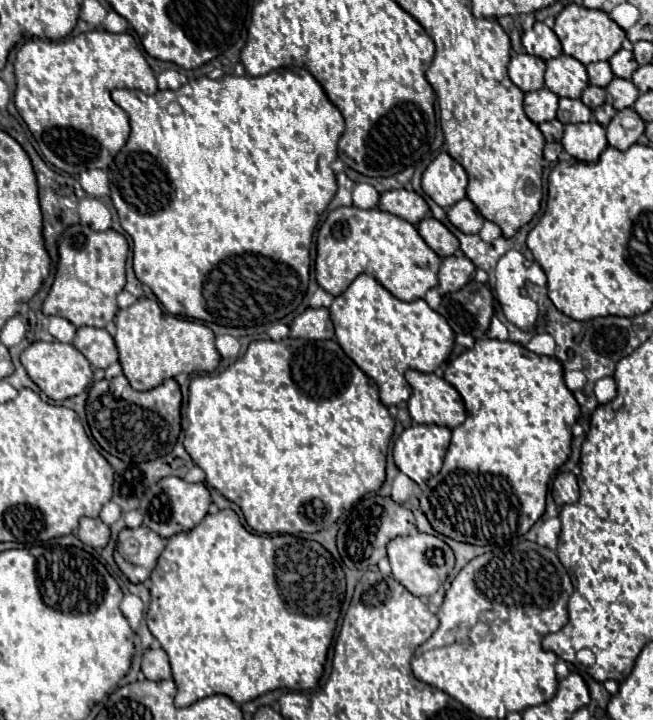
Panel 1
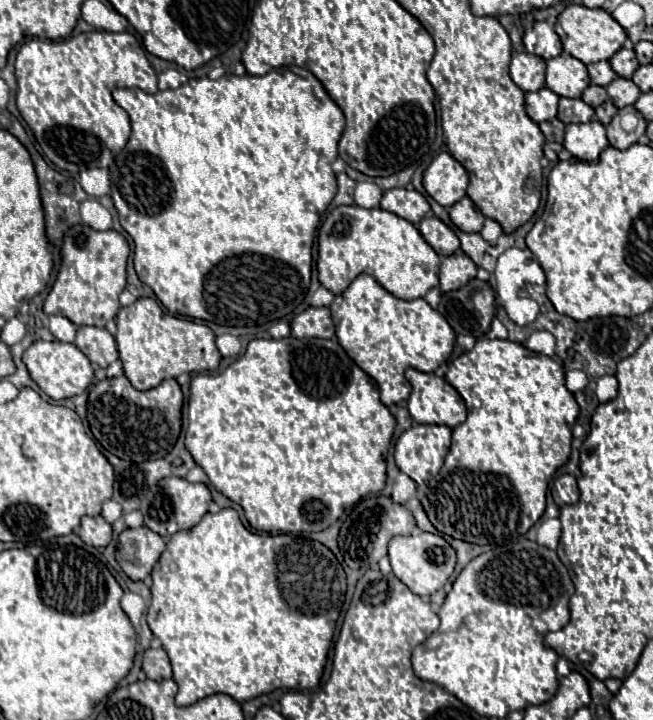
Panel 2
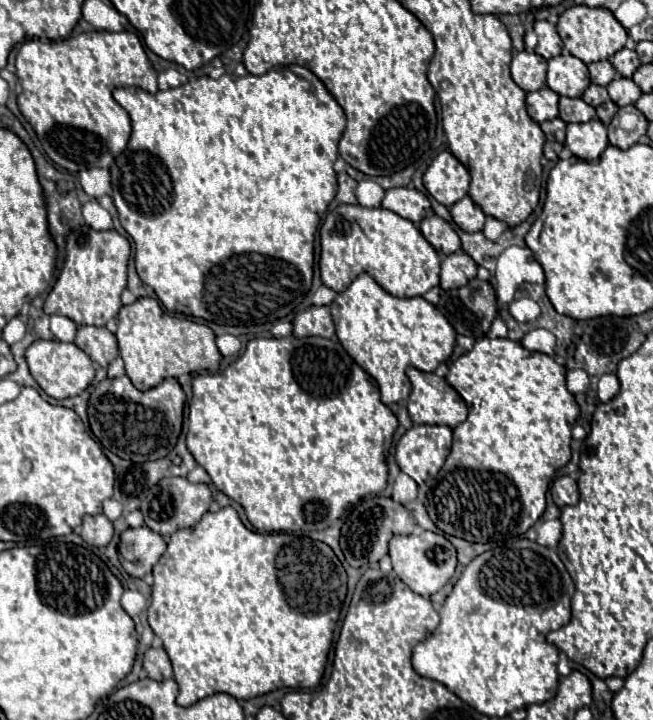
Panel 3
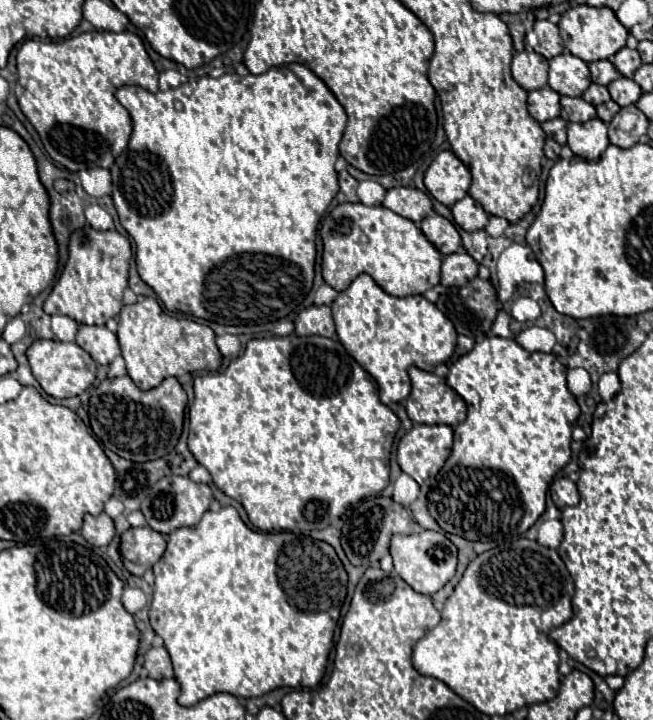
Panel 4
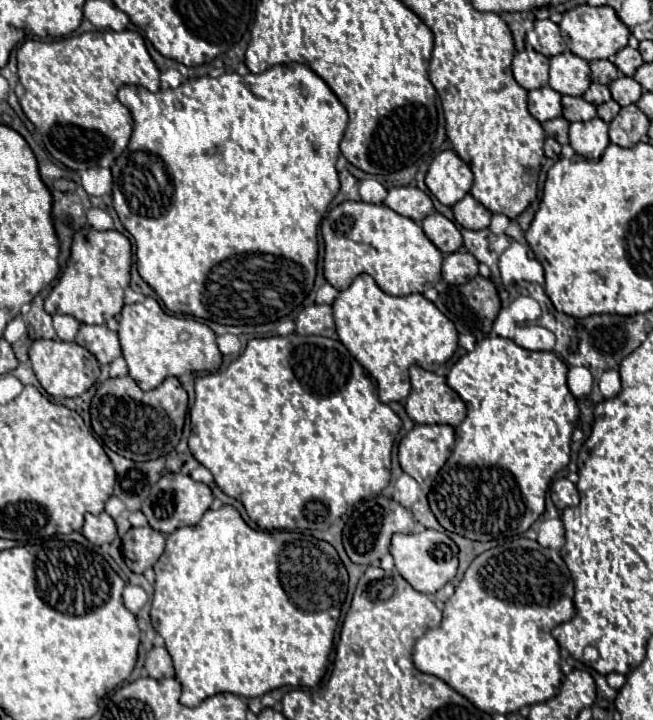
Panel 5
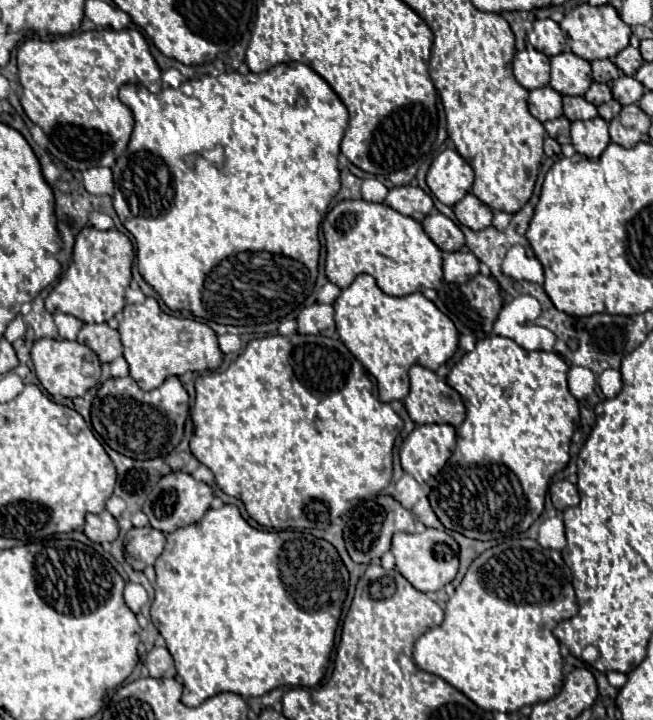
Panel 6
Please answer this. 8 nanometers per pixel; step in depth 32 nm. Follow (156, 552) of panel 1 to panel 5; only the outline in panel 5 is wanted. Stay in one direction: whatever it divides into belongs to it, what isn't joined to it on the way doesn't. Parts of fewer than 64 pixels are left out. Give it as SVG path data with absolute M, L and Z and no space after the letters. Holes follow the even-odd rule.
M150 526L130 528L122 538L124 562L134 574L144 574L144 570L154 566L156 560L162 556L164 546L164 534L152 530Z

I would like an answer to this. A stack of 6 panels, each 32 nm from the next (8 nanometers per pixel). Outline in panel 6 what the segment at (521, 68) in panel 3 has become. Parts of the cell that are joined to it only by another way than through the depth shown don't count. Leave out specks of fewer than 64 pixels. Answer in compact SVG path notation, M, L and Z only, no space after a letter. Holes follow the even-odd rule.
M524 48L522 52L516 52L516 56L512 60L512 68L514 68L516 80L526 90L548 86L548 80L550 80L550 58L544 56L542 52L538 52L538 50Z

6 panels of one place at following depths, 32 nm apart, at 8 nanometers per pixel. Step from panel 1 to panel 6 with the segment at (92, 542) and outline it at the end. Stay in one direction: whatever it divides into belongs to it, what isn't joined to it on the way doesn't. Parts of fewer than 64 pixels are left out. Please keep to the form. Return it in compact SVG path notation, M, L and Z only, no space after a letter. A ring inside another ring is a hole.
M106 510L100 514L88 514L84 524L84 534L96 544L114 542L118 538L118 524Z

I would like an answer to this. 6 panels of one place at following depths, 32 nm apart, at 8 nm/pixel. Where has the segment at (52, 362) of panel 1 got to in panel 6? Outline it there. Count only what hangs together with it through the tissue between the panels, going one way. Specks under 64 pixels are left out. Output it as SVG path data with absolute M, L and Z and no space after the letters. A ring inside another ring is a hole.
M40 338L34 342L30 350L36 376L40 384L46 388L50 396L64 396L64 398L76 398L88 392L92 386L98 384L100 378L100 362L98 356L84 344L70 342L70 340L50 340Z

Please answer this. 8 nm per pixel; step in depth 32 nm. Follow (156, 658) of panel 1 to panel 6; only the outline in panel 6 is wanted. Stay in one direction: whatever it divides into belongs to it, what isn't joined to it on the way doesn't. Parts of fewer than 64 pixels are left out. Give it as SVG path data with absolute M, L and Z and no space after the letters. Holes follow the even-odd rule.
M152 648L146 654L146 668L152 678L174 678L174 660L166 648Z

